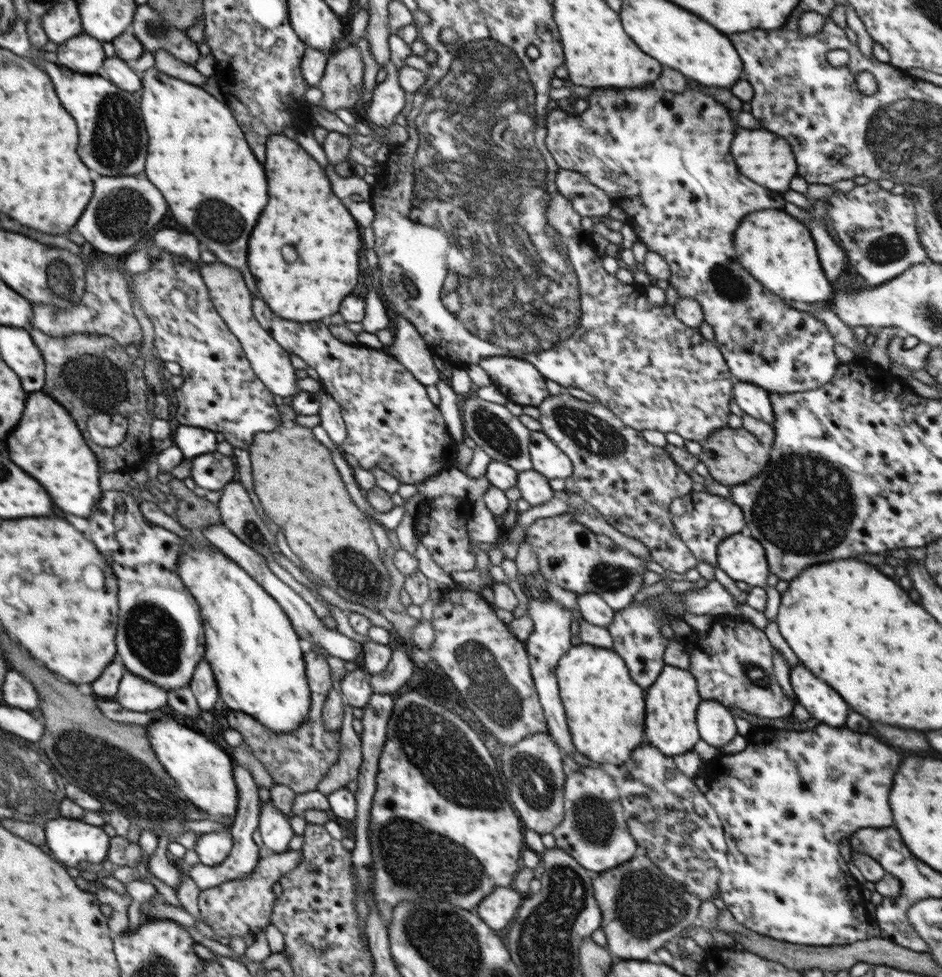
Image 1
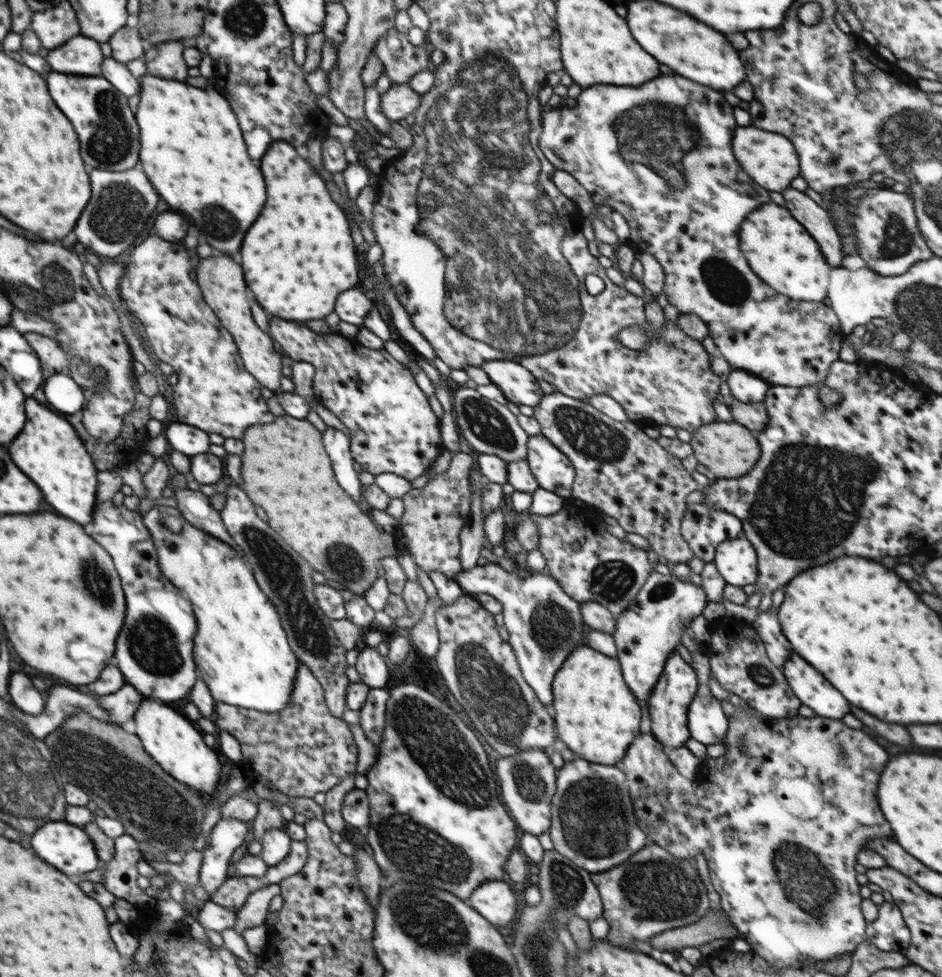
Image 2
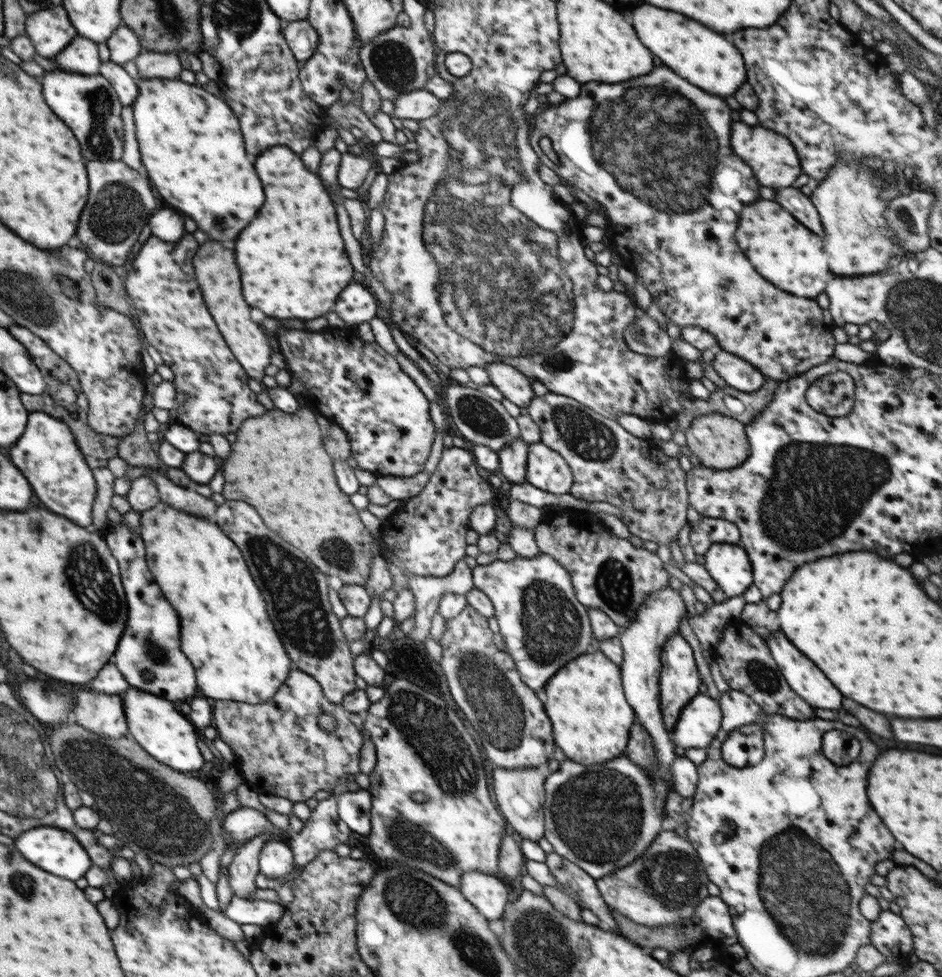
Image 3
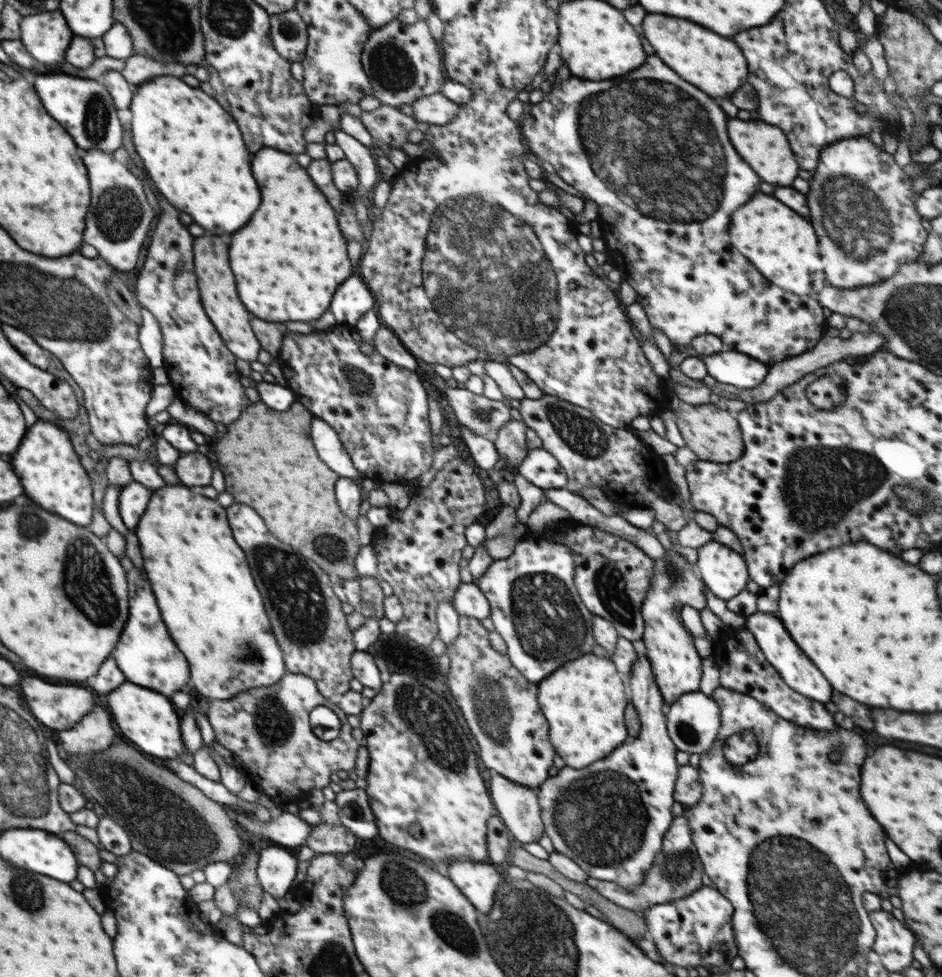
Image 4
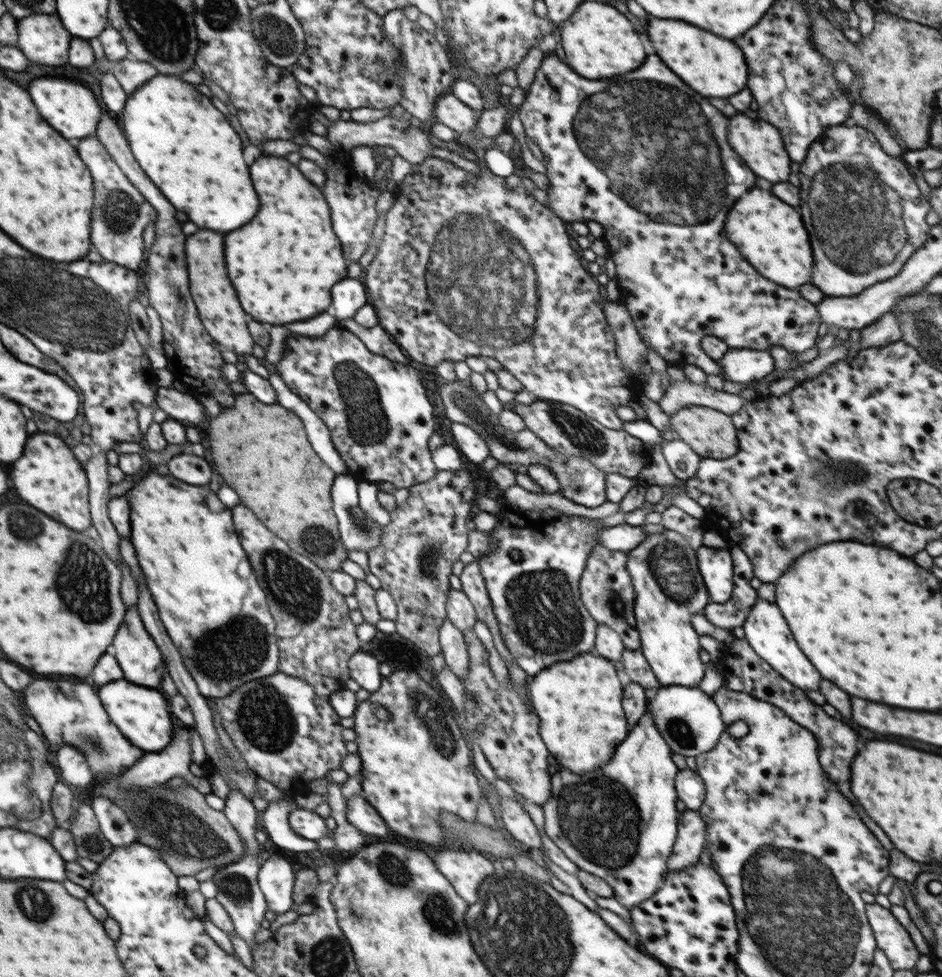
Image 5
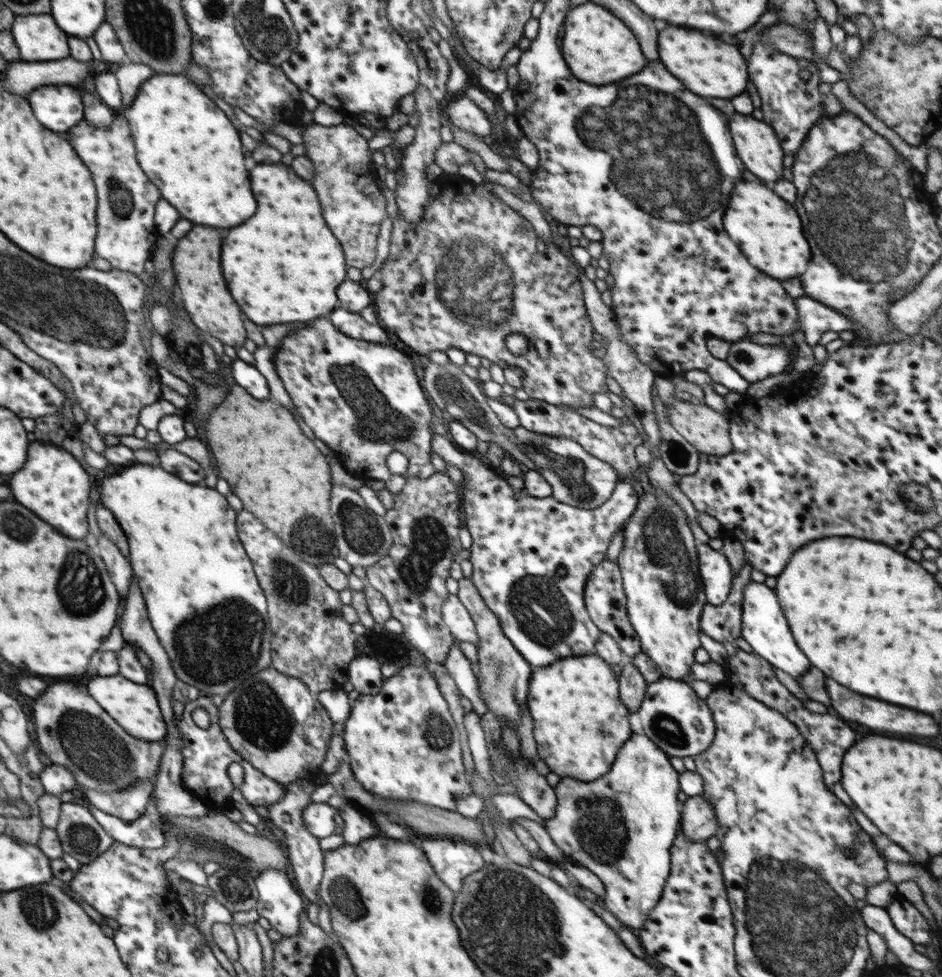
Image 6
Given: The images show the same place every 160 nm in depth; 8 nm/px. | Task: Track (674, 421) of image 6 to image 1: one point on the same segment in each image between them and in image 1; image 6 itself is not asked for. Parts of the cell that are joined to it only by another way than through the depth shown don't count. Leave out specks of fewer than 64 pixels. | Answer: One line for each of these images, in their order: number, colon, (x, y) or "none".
1: (733, 456)
2: (729, 450)
3: (720, 442)
4: (713, 433)
5: (709, 432)

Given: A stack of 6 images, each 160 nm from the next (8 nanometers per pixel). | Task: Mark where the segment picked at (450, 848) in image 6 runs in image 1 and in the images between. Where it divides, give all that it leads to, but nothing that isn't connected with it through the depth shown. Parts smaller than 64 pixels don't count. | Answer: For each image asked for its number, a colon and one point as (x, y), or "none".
1: (499, 908)
2: (494, 899)
3: (490, 896)
4: (478, 881)
5: (465, 869)

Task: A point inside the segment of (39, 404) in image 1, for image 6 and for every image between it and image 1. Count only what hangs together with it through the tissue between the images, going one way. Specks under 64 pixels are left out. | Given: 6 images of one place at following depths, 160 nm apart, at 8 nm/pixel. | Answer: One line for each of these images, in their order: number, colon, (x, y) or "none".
2: (48, 448)
3: (47, 452)
4: (54, 478)
5: (47, 475)
6: (52, 482)

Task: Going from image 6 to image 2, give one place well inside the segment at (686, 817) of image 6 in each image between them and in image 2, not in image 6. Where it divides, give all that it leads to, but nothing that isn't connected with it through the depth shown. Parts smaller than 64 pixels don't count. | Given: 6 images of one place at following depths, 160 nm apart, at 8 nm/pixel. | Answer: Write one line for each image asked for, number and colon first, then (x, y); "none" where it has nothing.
2: (652, 891)
3: (664, 886)
4: (677, 870)
5: (691, 829)

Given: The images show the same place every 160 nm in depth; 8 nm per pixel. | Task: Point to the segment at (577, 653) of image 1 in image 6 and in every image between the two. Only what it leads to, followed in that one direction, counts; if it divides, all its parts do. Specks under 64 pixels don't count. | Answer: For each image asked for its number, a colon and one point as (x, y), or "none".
2: (597, 715)
3: (585, 701)
4: (584, 701)
5: (579, 703)
6: (579, 722)

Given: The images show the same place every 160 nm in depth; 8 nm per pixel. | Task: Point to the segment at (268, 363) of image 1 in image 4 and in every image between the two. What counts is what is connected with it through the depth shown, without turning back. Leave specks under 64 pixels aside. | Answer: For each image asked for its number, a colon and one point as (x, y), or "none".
2: (221, 280)
3: (216, 272)
4: (217, 287)

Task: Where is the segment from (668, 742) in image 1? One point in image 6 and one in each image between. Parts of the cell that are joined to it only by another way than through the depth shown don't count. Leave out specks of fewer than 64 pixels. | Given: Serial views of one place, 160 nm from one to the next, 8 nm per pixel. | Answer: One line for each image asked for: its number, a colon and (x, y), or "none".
2: (668, 705)
3: (679, 680)
4: (677, 666)
5: (669, 588)
6: (659, 563)

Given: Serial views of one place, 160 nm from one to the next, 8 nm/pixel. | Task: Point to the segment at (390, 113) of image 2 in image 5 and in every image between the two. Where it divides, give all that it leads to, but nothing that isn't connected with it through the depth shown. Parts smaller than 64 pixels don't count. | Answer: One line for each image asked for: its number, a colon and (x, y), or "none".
3: (420, 104)
4: (435, 109)
5: (448, 110)

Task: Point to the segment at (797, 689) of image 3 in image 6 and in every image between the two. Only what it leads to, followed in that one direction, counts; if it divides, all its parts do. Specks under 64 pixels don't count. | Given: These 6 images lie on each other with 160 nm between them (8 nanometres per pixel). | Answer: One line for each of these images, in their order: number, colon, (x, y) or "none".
4: (792, 664)
5: (766, 631)
6: (764, 627)

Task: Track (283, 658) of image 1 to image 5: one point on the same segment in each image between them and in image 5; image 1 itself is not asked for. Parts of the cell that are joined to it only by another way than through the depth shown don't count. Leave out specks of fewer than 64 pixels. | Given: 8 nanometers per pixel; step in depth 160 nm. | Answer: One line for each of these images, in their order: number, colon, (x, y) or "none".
2: (242, 653)
3: (226, 632)
4: (214, 613)
5: (208, 599)

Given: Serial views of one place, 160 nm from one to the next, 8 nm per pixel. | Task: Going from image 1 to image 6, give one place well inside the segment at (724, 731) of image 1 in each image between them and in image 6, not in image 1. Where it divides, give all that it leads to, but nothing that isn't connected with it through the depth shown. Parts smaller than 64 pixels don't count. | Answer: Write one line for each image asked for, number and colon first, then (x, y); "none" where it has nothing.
2: (708, 724)
3: (700, 720)
4: (693, 721)
5: (689, 721)
6: (673, 716)

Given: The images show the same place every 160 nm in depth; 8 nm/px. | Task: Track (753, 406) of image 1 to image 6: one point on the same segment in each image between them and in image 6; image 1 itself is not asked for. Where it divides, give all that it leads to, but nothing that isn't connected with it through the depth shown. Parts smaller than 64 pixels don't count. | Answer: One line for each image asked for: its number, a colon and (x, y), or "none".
2: (744, 386)
3: (739, 374)
4: (732, 367)
5: (743, 365)
6: (754, 361)

